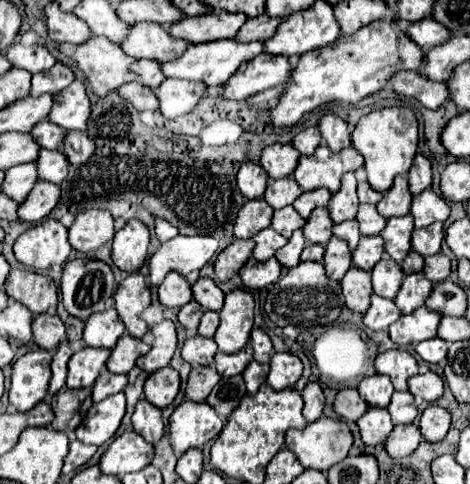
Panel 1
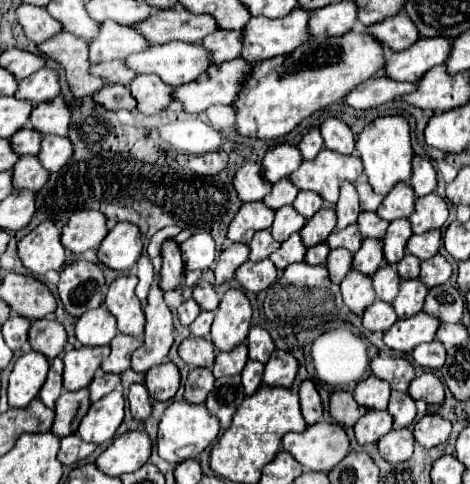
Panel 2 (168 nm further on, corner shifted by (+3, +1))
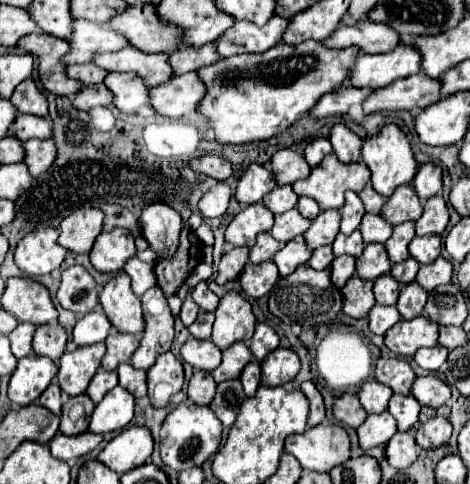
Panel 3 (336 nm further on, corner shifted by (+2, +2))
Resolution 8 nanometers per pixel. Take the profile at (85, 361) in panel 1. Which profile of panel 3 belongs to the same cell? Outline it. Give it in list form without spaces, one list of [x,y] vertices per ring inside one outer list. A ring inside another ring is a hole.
[[[93,344],[63,354],[59,360],[59,374],[57,374],[61,390],[69,396],[83,394],[101,366],[105,350],[107,350],[105,344]]]

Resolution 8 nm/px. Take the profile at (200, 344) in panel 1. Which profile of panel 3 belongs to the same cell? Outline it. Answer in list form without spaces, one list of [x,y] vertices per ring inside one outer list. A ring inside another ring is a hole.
[[[189,338],[181,348],[181,358],[199,370],[215,370],[221,364],[221,350],[211,340]]]

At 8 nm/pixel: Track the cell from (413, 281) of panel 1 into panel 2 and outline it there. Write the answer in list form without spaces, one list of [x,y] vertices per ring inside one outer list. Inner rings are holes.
[[[408,279],[400,283],[400,293],[394,299],[394,311],[400,319],[408,319],[422,311],[428,287],[420,279]]]

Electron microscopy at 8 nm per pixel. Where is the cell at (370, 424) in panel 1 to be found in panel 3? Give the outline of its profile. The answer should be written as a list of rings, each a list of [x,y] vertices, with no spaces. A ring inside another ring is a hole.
[[[381,412],[381,414],[373,414],[367,416],[367,420],[357,428],[359,434],[359,444],[363,450],[373,448],[373,446],[381,446],[387,444],[389,438],[397,432],[393,416],[389,412]]]

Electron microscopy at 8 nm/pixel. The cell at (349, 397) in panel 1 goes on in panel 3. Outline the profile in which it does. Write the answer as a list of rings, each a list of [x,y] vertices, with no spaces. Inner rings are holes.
[[[343,394],[333,404],[333,416],[351,428],[359,428],[365,422],[367,412],[361,408],[355,394]]]

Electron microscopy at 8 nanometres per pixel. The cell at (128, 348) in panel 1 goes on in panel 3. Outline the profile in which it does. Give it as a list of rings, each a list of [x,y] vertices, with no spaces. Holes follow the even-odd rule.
[[[113,332],[109,334],[109,338],[105,340],[107,344],[107,354],[101,360],[101,366],[105,370],[117,370],[117,366],[121,362],[129,362],[131,354],[137,350],[139,346],[139,338],[133,334],[121,334],[121,332]]]

